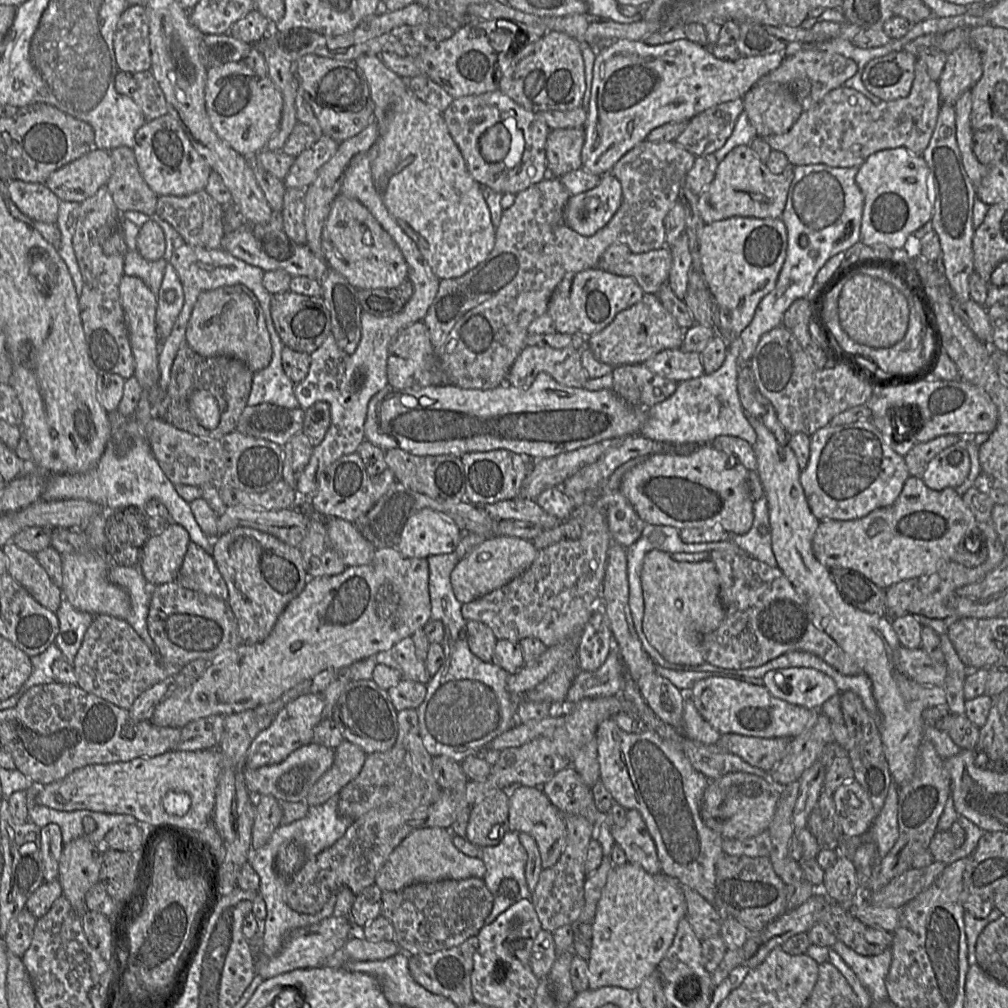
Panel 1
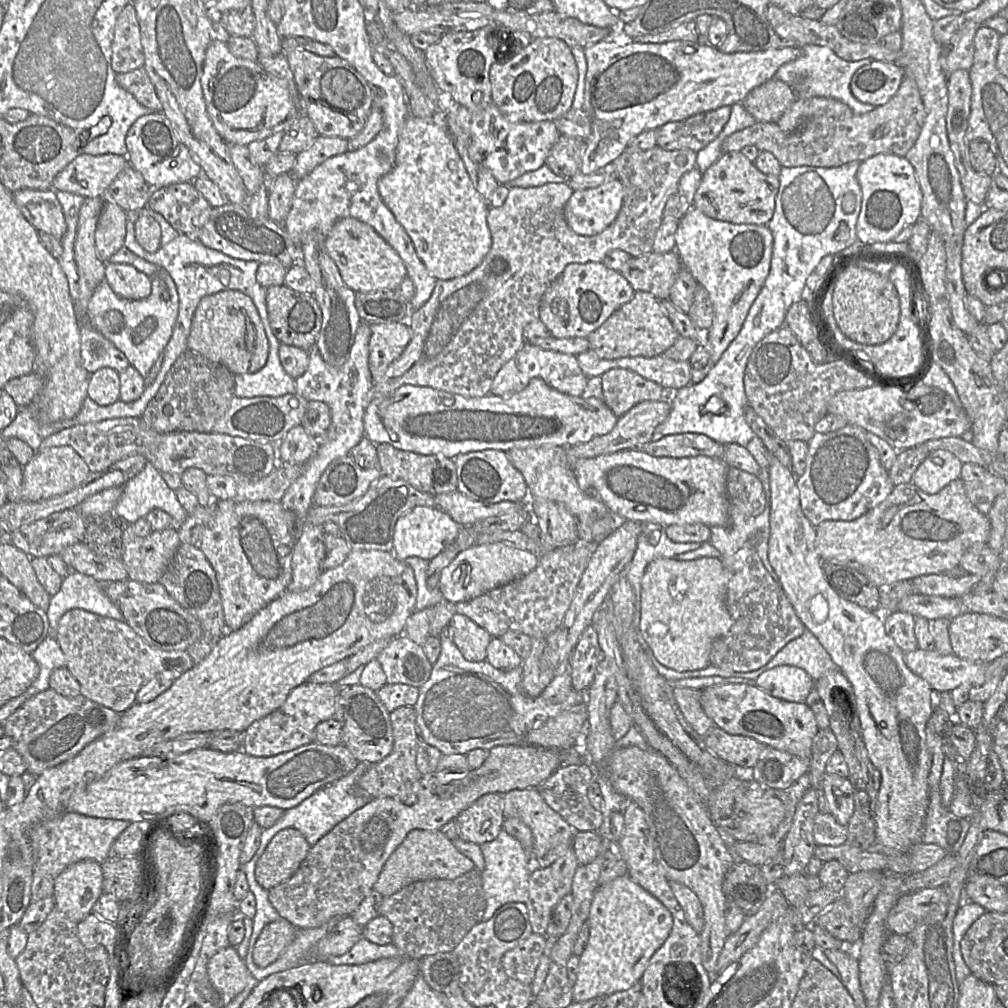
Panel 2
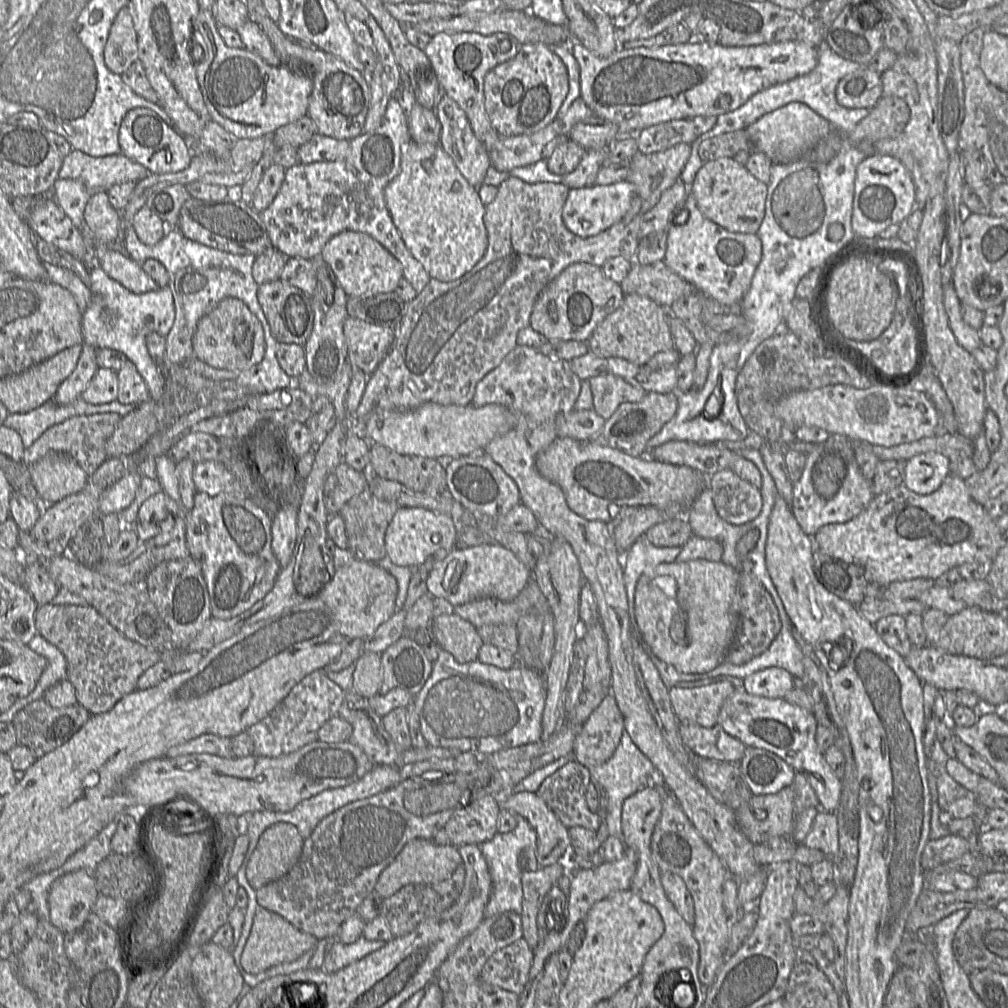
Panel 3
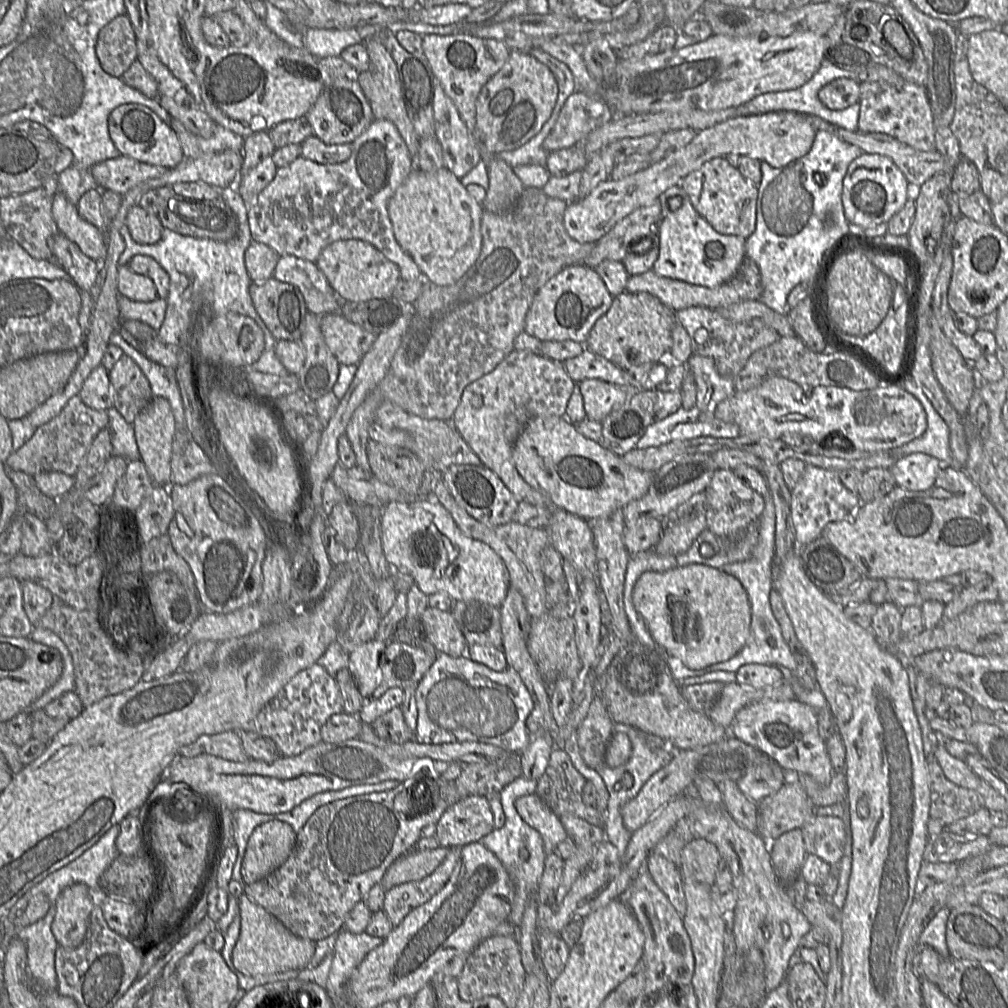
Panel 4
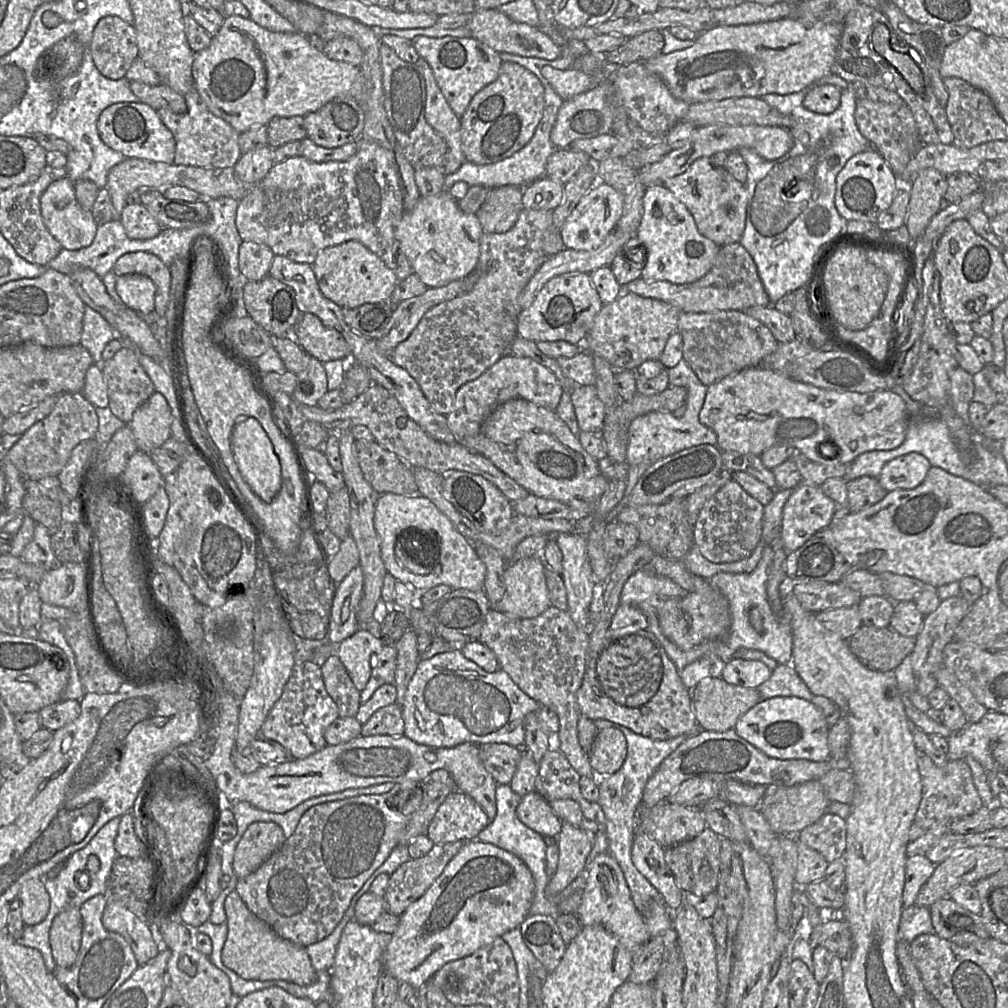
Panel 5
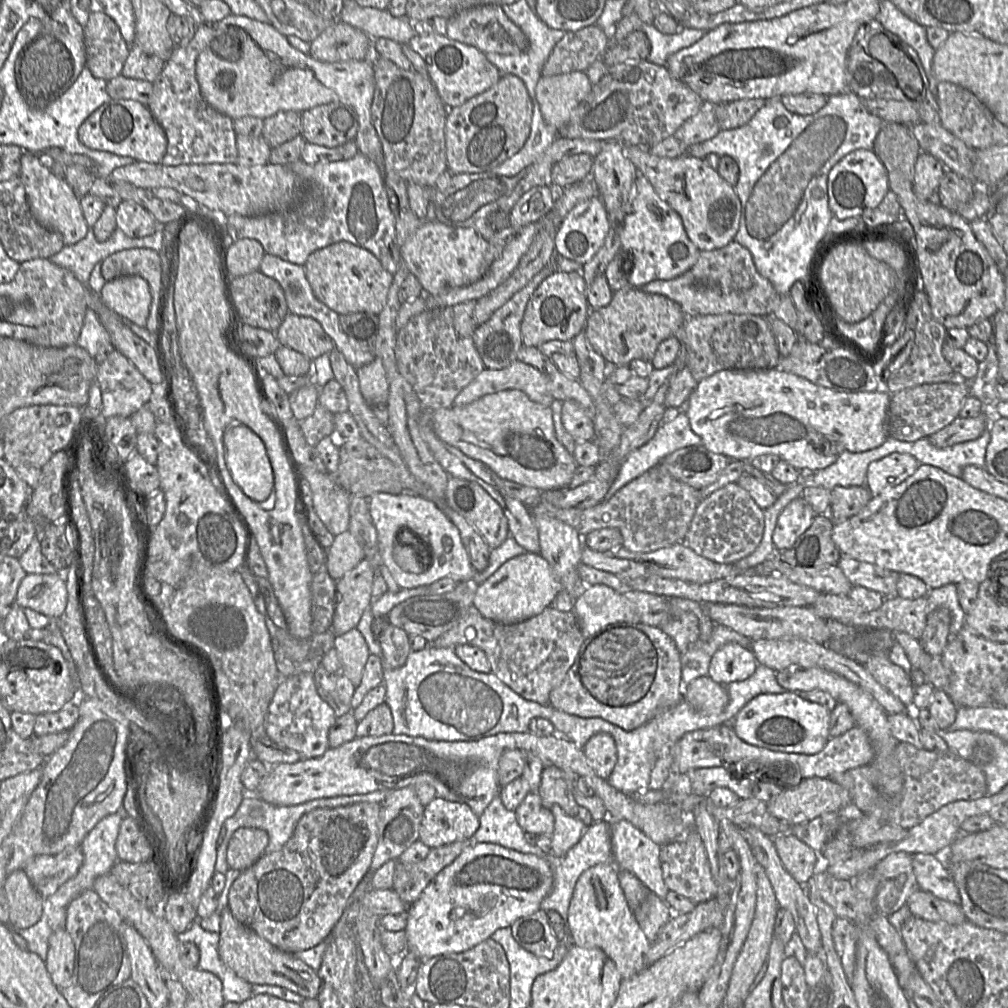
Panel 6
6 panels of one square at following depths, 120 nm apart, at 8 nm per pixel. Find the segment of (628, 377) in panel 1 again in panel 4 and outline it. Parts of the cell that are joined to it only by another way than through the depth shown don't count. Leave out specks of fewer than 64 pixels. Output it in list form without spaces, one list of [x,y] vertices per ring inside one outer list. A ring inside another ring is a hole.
[[[585,379],[579,383],[586,418],[601,422],[609,413],[622,406],[631,391],[599,379]]]

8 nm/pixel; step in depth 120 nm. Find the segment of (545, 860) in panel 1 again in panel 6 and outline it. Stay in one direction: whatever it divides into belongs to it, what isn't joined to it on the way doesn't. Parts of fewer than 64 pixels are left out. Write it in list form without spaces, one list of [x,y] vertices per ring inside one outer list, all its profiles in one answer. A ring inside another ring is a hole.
[[[529,791],[515,810],[519,826],[524,832],[551,836],[554,830],[554,816],[545,808],[536,791]]]

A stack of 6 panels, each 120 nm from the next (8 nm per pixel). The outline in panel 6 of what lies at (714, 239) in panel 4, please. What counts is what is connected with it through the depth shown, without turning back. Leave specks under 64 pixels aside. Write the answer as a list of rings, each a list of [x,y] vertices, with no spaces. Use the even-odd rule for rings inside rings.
[[[638,174],[629,212],[620,235],[621,251],[628,252],[632,270],[629,286],[641,288],[654,280],[673,279],[688,271],[697,261],[700,250],[690,240],[680,215],[656,193],[648,178]]]

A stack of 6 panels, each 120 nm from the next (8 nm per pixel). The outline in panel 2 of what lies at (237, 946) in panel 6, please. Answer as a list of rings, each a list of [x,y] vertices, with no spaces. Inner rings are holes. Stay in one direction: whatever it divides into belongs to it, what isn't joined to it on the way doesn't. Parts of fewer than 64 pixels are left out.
[[[282,917],[265,925],[253,949],[254,963],[258,967],[273,963],[293,941],[297,929]]]

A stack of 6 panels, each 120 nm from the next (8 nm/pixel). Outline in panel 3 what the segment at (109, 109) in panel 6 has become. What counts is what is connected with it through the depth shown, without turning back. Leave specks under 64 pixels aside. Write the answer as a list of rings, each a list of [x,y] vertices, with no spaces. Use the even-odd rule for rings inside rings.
[[[134,108],[127,112],[119,129],[119,145],[122,154],[143,165],[150,174],[182,171],[189,166],[193,155],[190,142],[147,108]]]

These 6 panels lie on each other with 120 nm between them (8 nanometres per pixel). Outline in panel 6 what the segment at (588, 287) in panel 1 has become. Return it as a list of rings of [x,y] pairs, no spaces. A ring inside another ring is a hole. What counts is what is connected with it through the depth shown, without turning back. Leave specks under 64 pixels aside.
[[[554,271],[545,278],[531,295],[521,322],[524,346],[539,346],[551,340],[570,340],[585,329],[590,313],[587,285],[580,271]]]

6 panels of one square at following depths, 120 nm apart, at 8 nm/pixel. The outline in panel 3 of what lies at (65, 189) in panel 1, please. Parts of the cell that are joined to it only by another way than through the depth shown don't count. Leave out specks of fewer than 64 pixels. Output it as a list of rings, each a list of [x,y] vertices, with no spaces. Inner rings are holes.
[[[73,149],[64,159],[59,179],[81,182],[90,195],[107,192],[112,186],[125,182],[139,182],[149,175],[140,163],[124,154],[92,157]]]

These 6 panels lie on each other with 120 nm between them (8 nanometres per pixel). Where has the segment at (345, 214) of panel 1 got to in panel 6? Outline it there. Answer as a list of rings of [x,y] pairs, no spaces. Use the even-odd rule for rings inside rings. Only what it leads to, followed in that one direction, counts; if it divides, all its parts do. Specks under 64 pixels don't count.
[[[347,241],[314,251],[304,269],[314,295],[339,315],[357,312],[378,315],[386,304],[393,280],[393,274],[383,268],[373,253]]]

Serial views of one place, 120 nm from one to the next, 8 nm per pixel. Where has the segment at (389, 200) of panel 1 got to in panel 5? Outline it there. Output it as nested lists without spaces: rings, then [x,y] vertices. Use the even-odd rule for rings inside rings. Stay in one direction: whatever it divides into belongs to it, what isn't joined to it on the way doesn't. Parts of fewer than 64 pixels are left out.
[[[449,190],[420,197],[414,208],[405,212],[395,229],[395,238],[413,272],[428,288],[440,288],[474,271],[484,234],[477,214],[463,212]]]

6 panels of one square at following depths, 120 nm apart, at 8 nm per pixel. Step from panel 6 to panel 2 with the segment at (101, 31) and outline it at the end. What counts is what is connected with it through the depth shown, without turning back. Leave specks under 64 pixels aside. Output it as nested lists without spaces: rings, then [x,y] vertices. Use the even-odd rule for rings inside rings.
[[[127,4],[119,14],[112,42],[111,66],[116,74],[144,66],[140,27],[134,6]]]

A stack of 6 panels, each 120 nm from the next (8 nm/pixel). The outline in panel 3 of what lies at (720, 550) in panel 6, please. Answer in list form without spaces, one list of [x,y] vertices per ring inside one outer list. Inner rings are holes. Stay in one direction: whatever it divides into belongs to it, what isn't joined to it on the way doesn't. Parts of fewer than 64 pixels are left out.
[[[729,467],[709,477],[709,488],[718,515],[728,523],[745,524],[762,510],[760,489],[741,479]]]

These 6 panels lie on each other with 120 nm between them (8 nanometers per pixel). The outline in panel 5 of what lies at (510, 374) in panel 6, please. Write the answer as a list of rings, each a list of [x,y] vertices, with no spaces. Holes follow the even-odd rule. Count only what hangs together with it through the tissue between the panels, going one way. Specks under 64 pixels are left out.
[[[506,355],[480,377],[464,384],[457,391],[453,409],[447,415],[447,424],[458,444],[476,452],[476,437],[481,426],[499,405],[521,398],[555,411],[563,393],[563,388],[548,368],[531,358]]]

